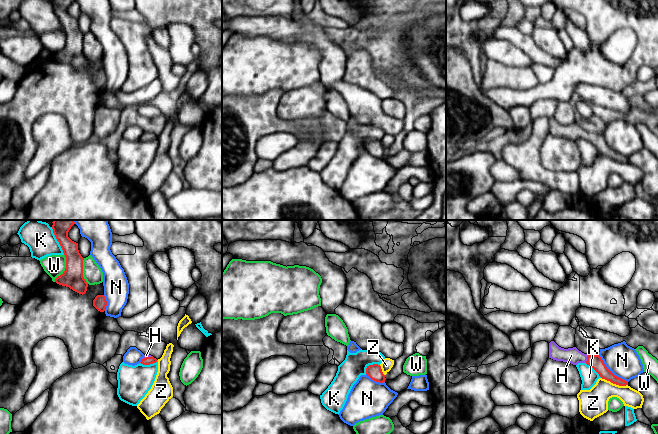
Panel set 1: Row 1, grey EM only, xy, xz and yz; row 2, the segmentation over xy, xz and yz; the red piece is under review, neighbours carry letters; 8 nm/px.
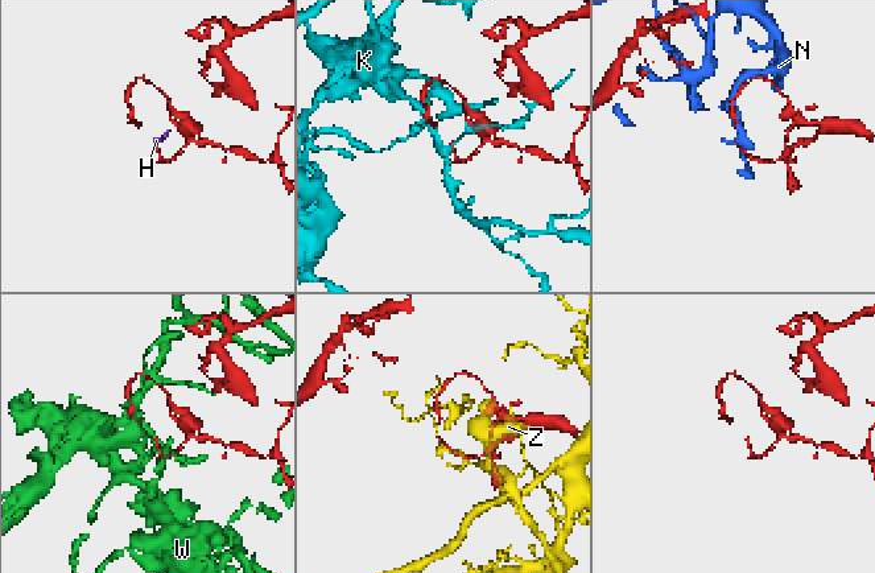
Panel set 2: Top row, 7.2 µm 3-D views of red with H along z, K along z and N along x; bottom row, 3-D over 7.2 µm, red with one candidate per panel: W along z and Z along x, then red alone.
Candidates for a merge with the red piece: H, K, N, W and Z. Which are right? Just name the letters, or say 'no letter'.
H

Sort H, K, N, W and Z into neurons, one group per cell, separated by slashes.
H / K / N / W / Z

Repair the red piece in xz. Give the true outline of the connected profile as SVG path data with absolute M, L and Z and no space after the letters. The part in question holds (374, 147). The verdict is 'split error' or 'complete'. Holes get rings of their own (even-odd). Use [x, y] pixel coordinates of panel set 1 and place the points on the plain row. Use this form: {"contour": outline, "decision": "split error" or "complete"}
{"contour": "M373 140L373 141L367 142L366 150L372 156L379 158L379 159L383 159L386 156L385 151L382 148L381 142L378 140Z", "decision": "complete"}

